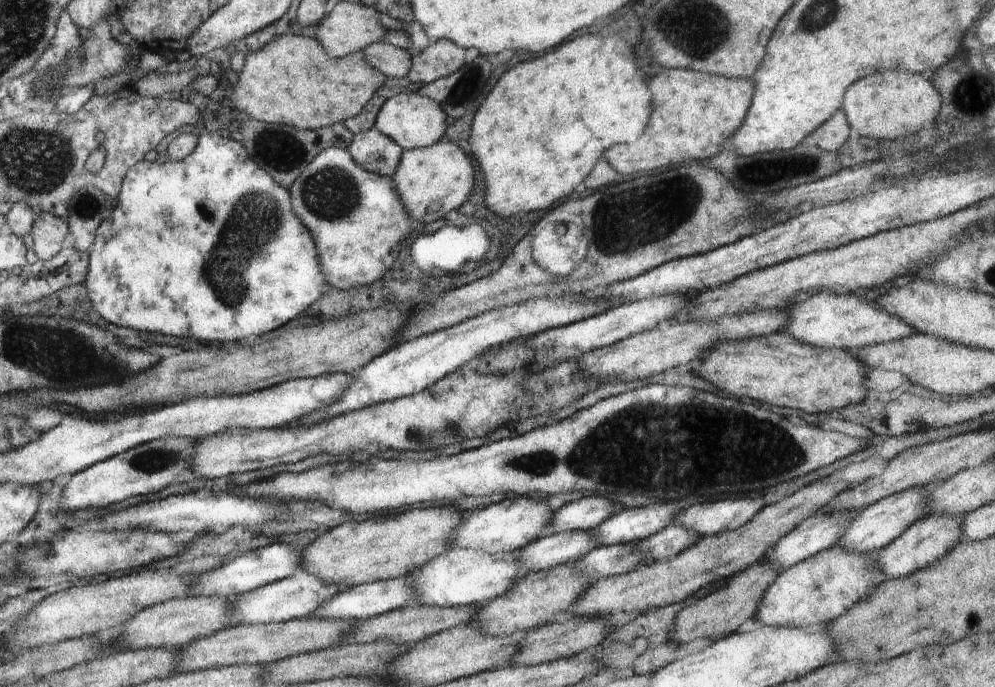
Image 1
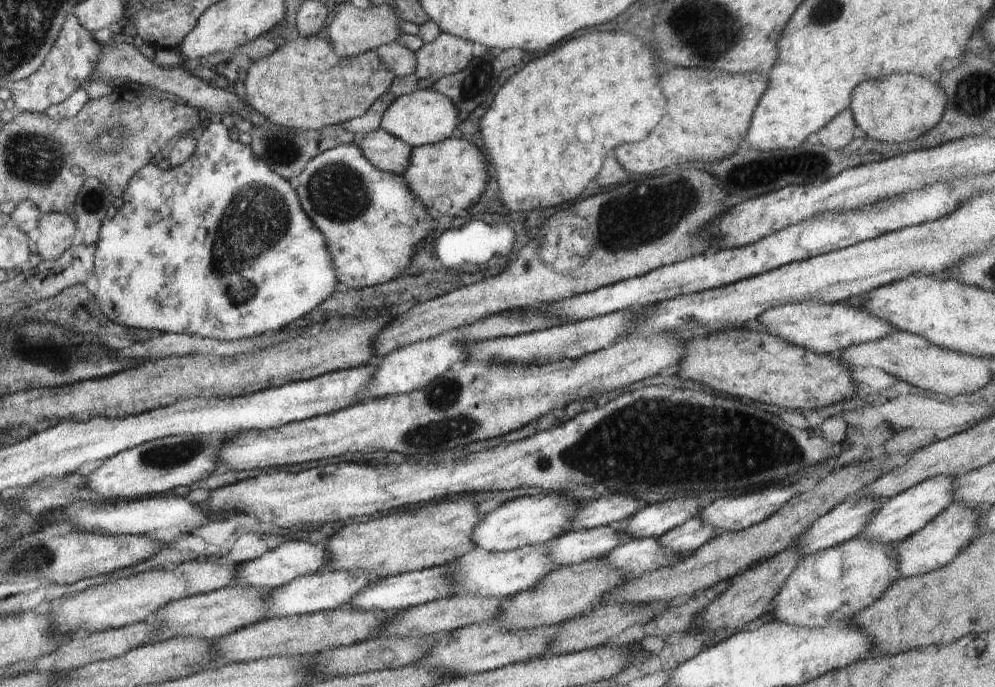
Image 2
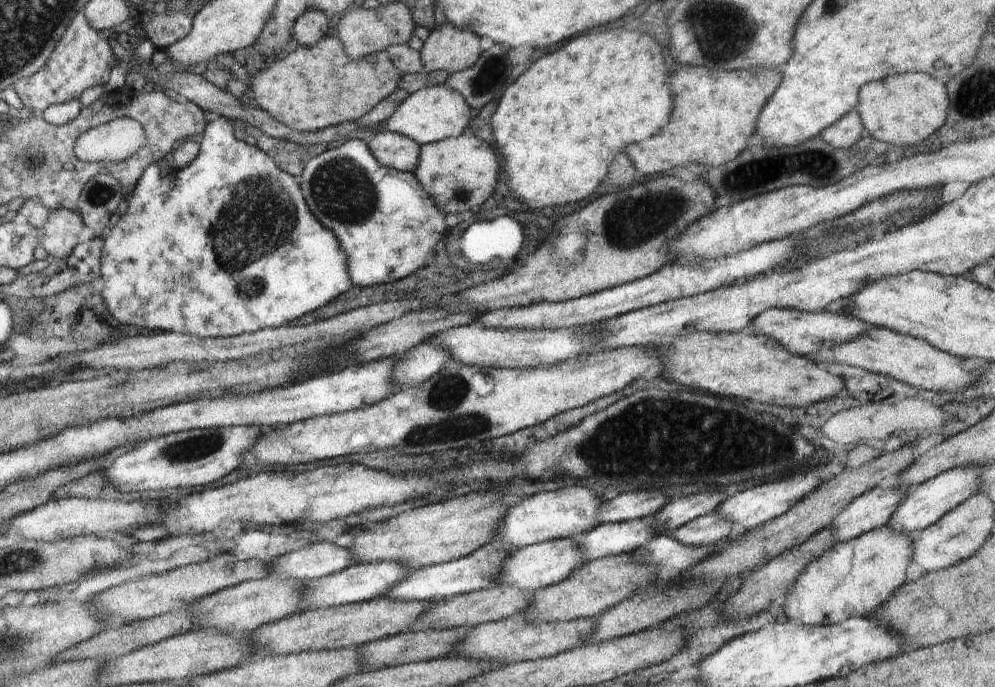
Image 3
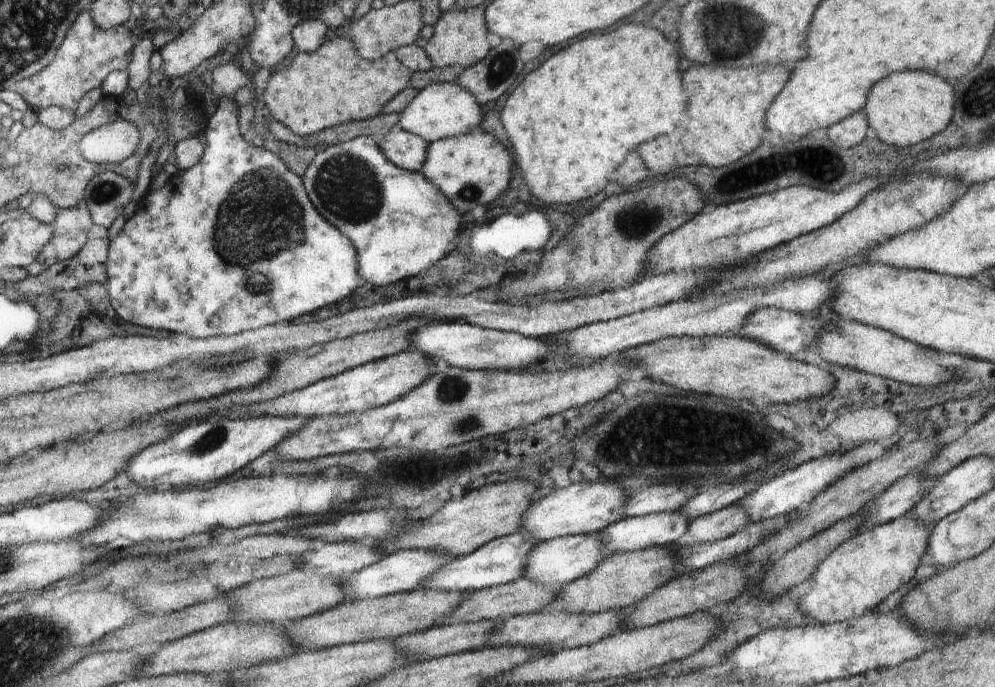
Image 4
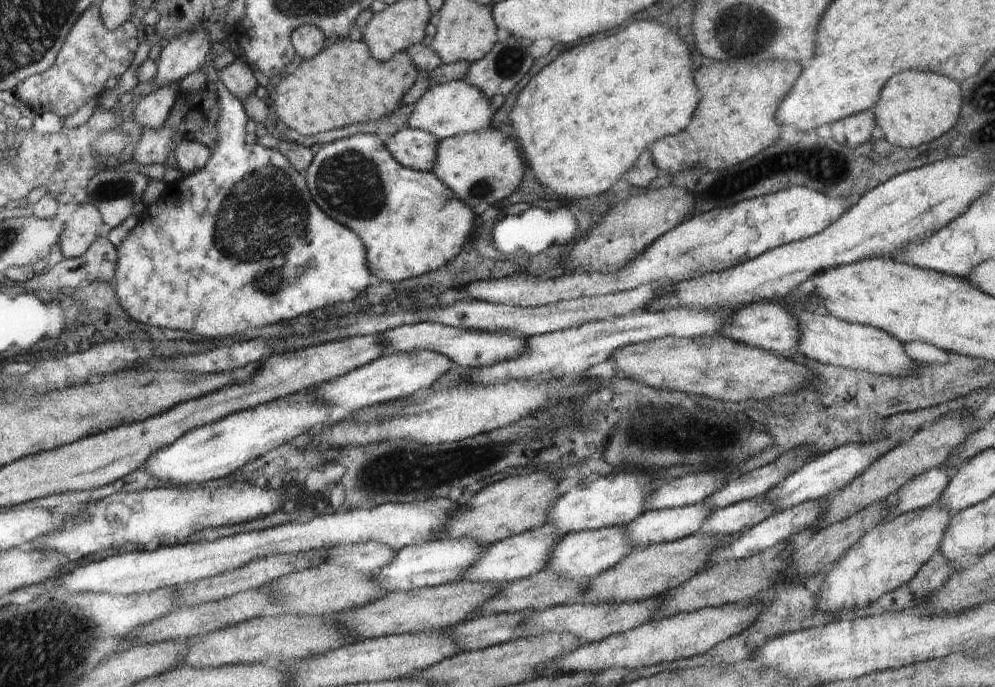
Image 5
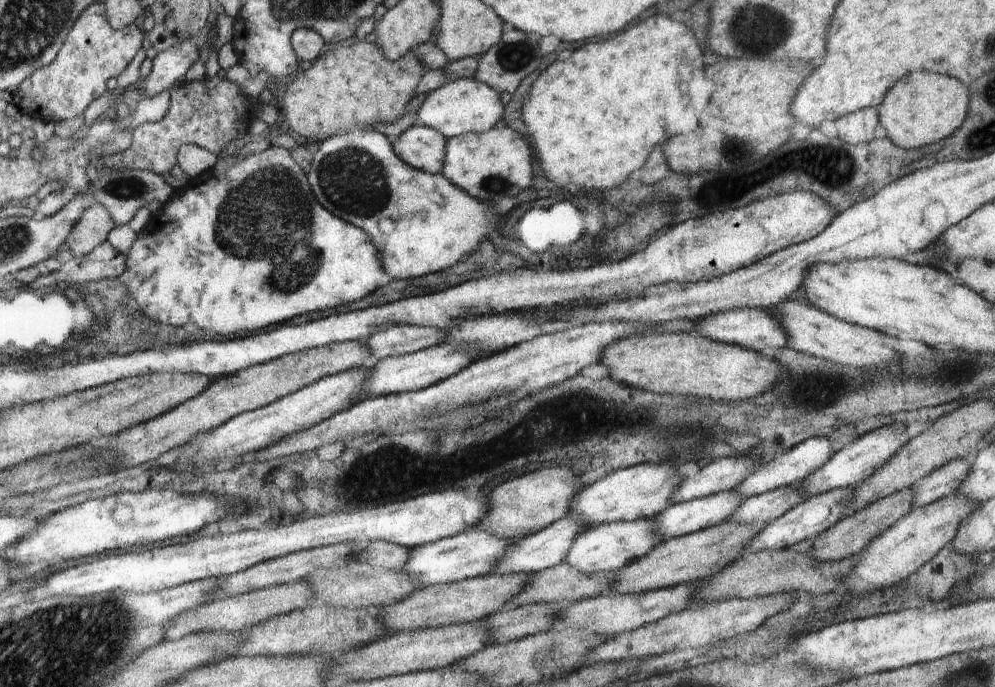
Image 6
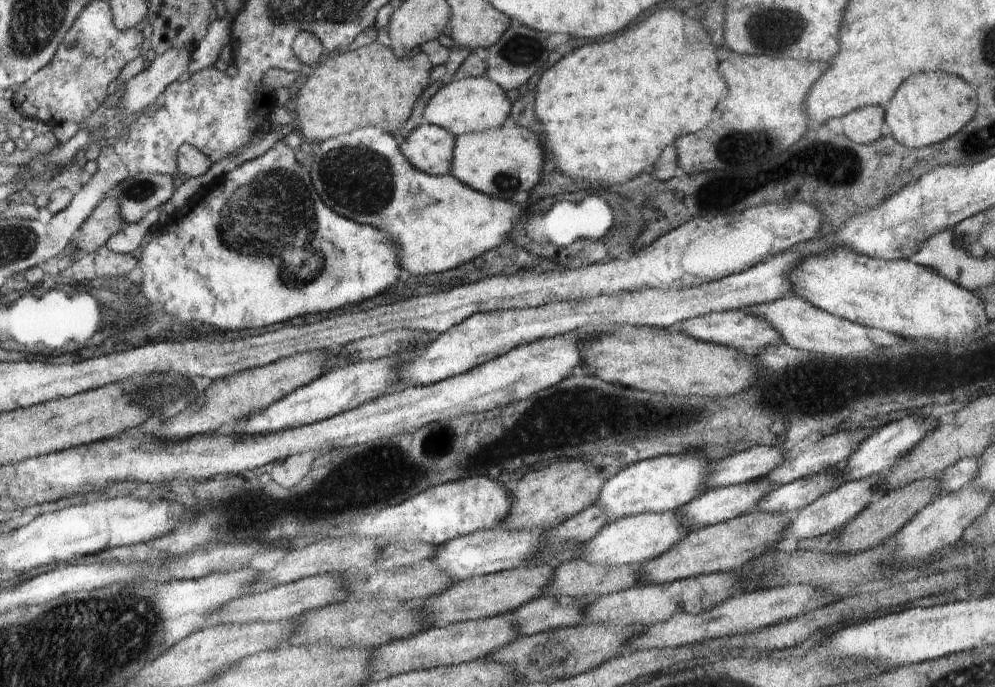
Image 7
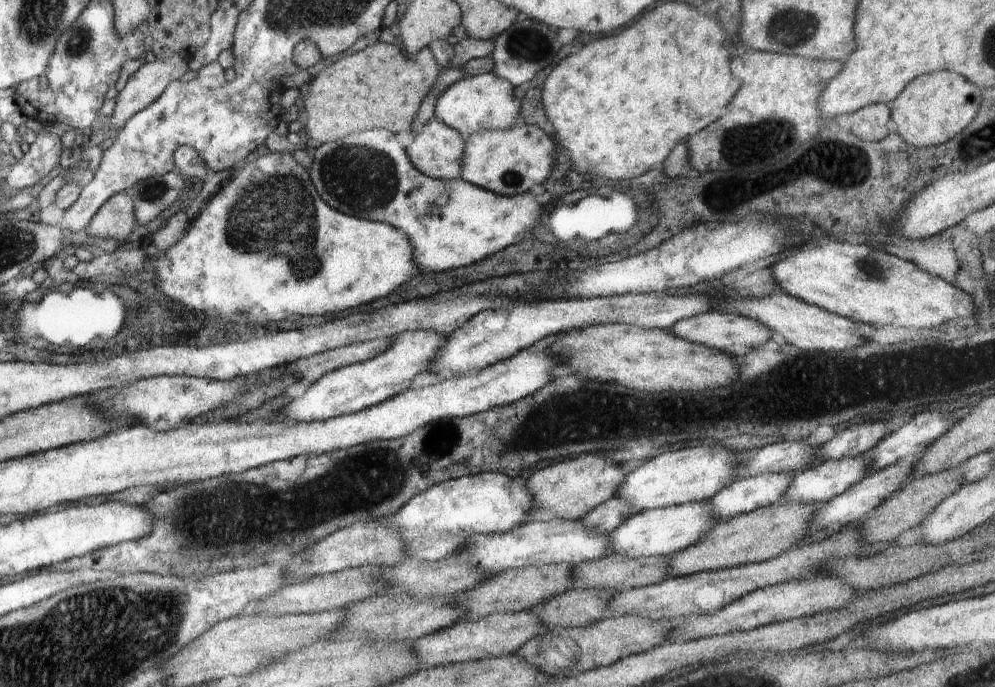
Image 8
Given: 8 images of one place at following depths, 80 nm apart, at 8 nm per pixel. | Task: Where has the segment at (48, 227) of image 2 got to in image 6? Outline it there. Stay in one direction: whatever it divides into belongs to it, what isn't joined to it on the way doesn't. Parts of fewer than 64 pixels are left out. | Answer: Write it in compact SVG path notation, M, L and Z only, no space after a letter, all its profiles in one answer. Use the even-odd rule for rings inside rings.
M96 200L82 212L74 222L66 243L75 257L92 252L98 244L107 240L108 233L114 229L110 212Z

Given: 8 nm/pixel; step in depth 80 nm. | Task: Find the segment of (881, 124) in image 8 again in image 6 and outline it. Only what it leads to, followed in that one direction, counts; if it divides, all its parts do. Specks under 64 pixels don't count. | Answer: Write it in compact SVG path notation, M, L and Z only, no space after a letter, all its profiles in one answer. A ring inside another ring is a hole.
M874 107L863 108L835 120L838 137L851 145L861 145L874 139L879 112Z

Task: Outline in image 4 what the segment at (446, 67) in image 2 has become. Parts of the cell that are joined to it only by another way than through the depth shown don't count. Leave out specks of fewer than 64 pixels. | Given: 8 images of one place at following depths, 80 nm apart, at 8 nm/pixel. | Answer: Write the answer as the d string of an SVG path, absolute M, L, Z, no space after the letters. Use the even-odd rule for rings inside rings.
M455 6L441 14L434 26L434 36L428 40L424 52L434 68L446 68L448 66L462 66L462 68L474 66L482 61L482 58L490 52L486 22L484 22L484 10L482 7L460 10Z

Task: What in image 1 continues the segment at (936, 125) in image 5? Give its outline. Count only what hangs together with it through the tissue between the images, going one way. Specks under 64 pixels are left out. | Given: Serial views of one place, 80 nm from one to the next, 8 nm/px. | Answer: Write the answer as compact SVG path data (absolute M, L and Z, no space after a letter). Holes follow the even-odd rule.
M878 72L872 76L866 76L852 84L844 94L844 116L852 130L860 136L875 139L900 139L902 140L922 128L927 127L930 122L939 116L941 110L941 95L931 84L930 76L922 78L920 74L908 74L908 72Z

